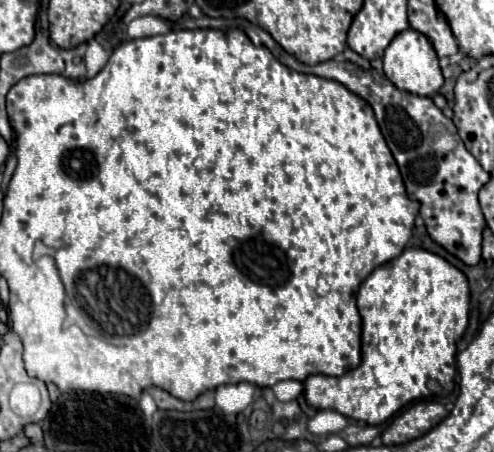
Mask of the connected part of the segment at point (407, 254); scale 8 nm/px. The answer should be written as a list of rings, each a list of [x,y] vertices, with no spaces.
[[[406,248],[398,258],[378,266],[360,286],[356,294],[358,312],[362,316],[362,362],[356,370],[340,378],[324,374],[304,380],[304,398],[320,410],[336,410],[346,418],[380,426],[412,400],[434,396],[430,384],[438,382],[442,390],[450,390],[456,374],[456,344],[468,326],[470,288],[466,276],[444,258],[422,248]]]

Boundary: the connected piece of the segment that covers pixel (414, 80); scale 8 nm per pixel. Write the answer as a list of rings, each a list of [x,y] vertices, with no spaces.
[[[406,30],[402,34],[398,34],[390,46],[386,48],[384,56],[384,74],[386,78],[398,88],[398,90],[404,90],[404,92],[410,92],[414,96],[422,96],[422,98],[430,98],[434,96],[442,84],[444,84],[444,78],[442,78],[442,72],[440,72],[440,66],[438,66],[438,56],[432,48],[432,44],[428,44],[428,38],[426,36],[420,36],[418,32],[412,32],[412,30]]]

